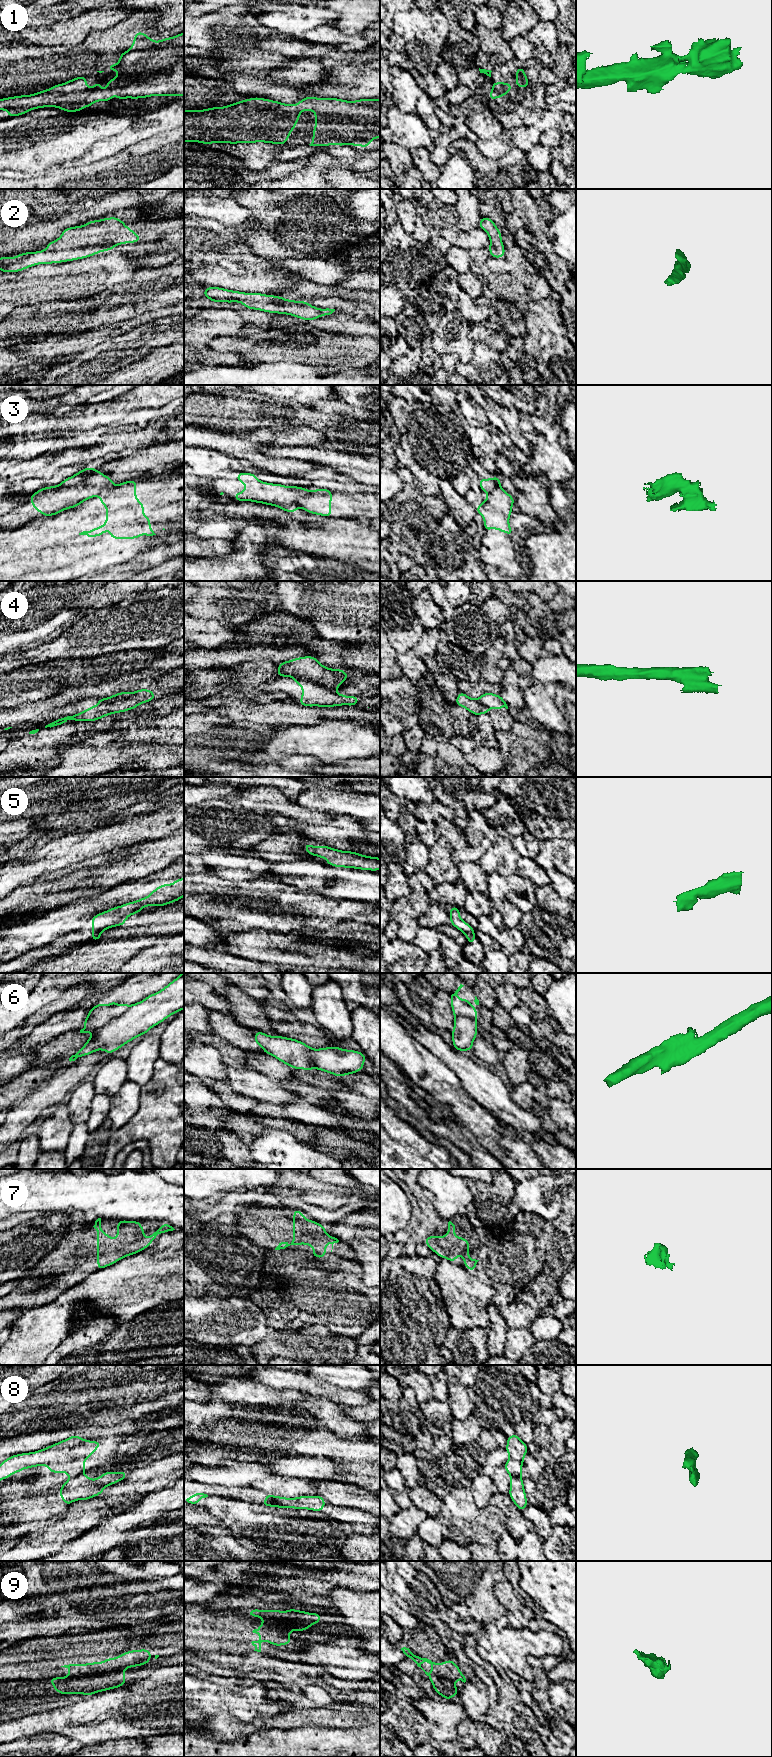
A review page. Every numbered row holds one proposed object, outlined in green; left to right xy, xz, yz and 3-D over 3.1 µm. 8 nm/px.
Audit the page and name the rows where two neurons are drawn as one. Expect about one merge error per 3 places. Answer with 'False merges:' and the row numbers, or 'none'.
False merges: 3, 4, 6, 9

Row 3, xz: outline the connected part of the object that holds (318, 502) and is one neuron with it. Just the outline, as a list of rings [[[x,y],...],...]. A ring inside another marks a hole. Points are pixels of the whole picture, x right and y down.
[[[321,489],[309,491],[309,495],[297,500],[297,505],[310,514],[316,514],[331,518],[331,489]]]

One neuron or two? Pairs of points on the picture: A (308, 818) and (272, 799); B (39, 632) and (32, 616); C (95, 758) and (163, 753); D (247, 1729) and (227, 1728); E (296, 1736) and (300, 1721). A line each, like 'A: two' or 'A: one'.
A: one
B: two
C: one
D: one
E: two

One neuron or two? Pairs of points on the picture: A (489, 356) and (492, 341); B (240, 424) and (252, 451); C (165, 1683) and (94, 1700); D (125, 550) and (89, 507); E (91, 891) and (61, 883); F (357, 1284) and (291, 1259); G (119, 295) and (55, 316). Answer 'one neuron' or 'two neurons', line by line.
A: two neurons
B: two neurons
C: one neuron
D: one neuron
E: one neuron
F: one neuron
G: one neuron

